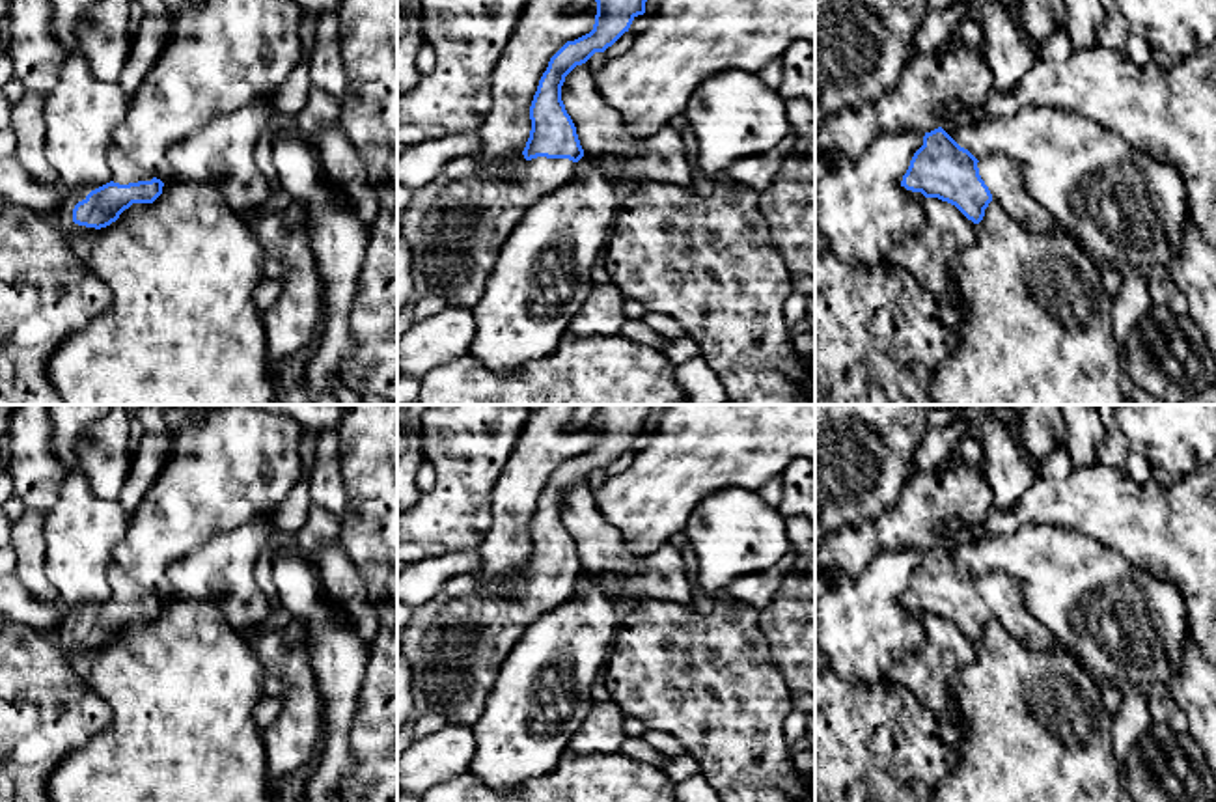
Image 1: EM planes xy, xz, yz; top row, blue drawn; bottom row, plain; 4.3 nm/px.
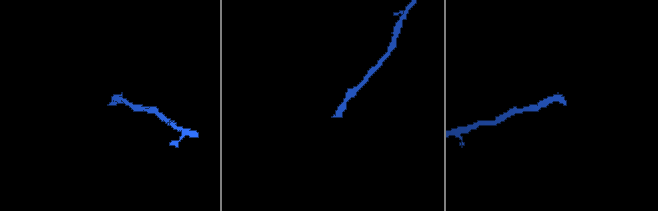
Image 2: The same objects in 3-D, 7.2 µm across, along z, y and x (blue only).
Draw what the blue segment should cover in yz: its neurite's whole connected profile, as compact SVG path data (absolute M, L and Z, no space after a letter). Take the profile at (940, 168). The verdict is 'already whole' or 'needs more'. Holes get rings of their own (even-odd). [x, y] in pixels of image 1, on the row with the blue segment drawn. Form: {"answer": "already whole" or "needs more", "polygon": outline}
{"answer": "needs more", "polygon": "M942 127L925 132L901 187L955 205L968 220L979 224L994 200L1031 233L1063 226L1026 190L1018 164L1003 155L975 159Z"}

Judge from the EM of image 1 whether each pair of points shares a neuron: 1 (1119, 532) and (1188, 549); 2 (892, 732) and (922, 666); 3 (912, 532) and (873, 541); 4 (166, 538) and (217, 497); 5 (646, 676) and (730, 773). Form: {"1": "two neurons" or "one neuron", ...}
{"1": "one neuron", "2": "two neurons", "3": "one neuron", "4": "one neuron", "5": "one neuron"}

